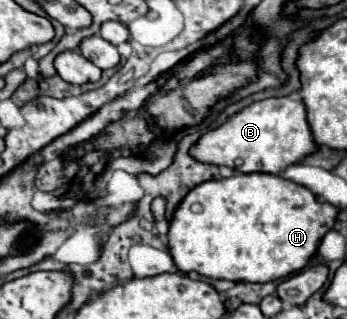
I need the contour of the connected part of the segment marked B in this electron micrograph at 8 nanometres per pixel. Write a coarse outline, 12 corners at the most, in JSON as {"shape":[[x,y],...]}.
{"shape":[[267,98],[191,154],[281,174],[319,150],[297,98]]}

